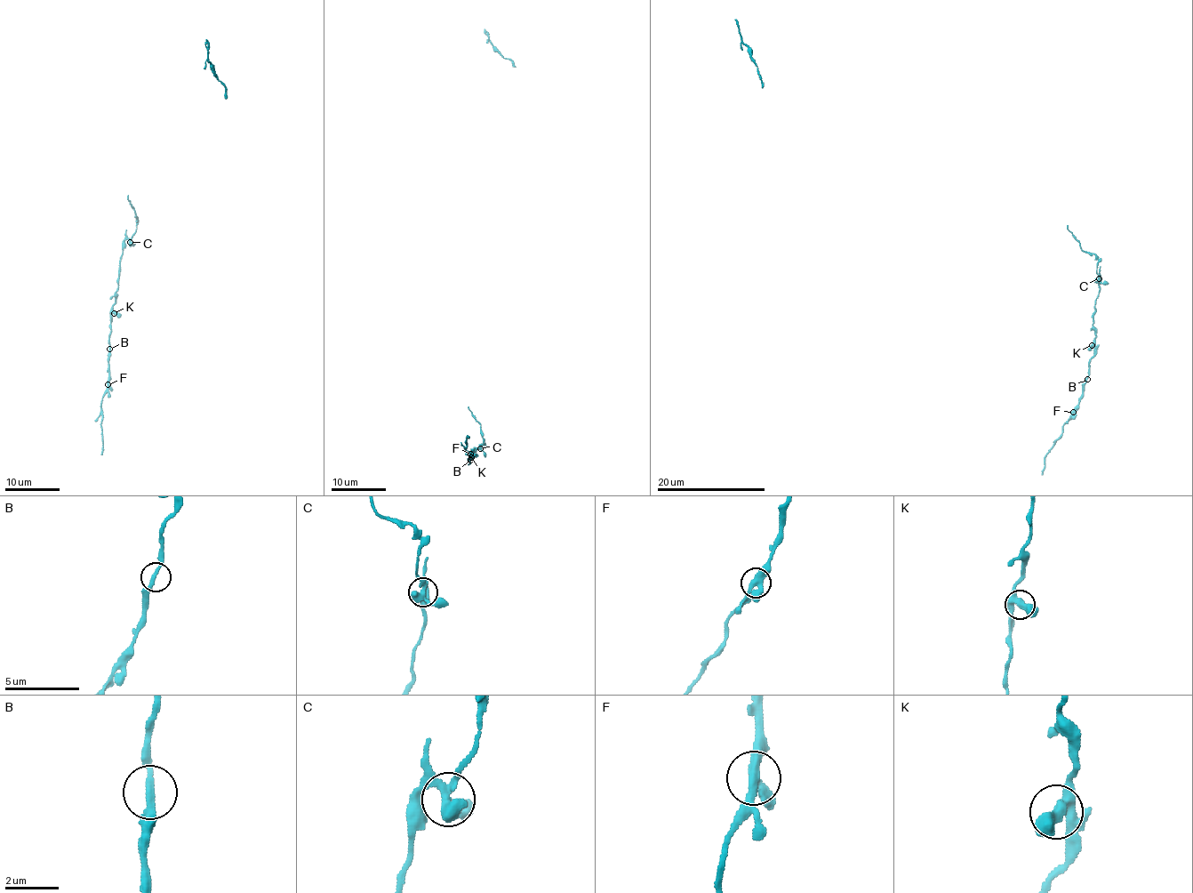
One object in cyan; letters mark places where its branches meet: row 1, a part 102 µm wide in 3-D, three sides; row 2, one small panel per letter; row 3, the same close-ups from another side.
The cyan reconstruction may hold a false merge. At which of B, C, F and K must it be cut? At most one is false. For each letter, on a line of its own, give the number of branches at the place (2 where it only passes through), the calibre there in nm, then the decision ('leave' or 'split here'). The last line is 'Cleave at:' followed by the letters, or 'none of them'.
B: 2 branches meet; 240 nm thick; leave
C: 3 branches meet; 360 nm thick; split here
F: 3 branches meet; 360 nm thick; leave
K: 3 branches meet; 360 nm thick; leave
Cleave at: C

